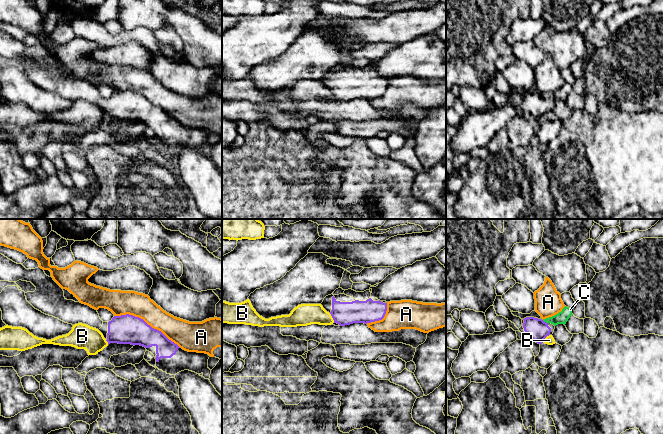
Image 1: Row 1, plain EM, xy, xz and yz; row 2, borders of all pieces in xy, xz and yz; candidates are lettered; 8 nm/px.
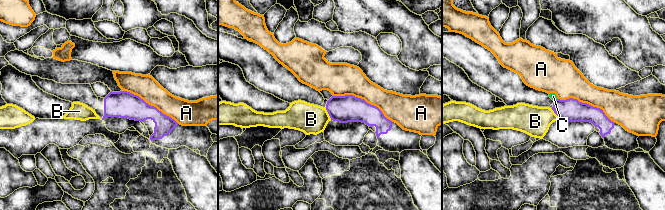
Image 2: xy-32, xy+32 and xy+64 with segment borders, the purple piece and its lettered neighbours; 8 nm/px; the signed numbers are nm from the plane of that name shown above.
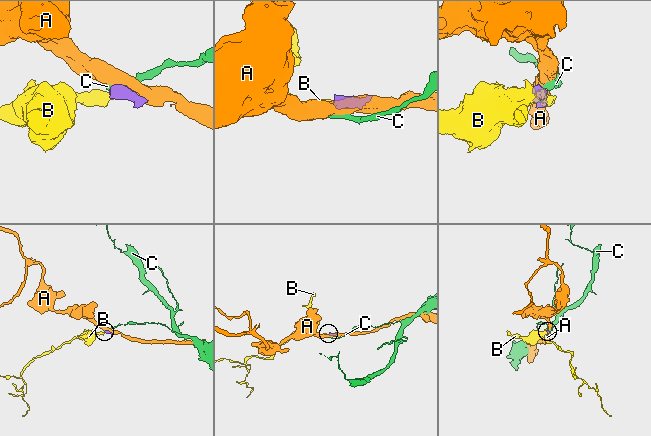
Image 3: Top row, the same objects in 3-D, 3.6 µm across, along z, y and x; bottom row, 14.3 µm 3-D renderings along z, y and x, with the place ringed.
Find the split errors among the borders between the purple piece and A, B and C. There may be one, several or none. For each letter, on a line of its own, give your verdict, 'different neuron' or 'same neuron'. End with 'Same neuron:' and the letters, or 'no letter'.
A: different neuron
B: different neuron
C: different neuron
Same neuron: no letter

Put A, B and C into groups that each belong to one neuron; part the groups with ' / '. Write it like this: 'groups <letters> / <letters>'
groups A / B / C

